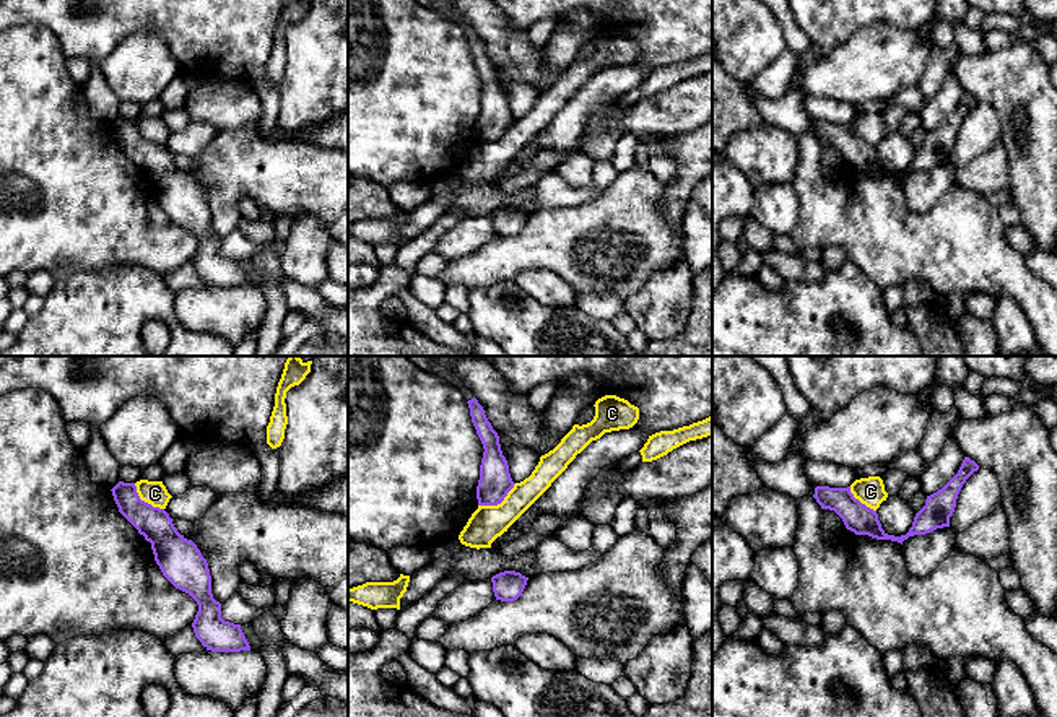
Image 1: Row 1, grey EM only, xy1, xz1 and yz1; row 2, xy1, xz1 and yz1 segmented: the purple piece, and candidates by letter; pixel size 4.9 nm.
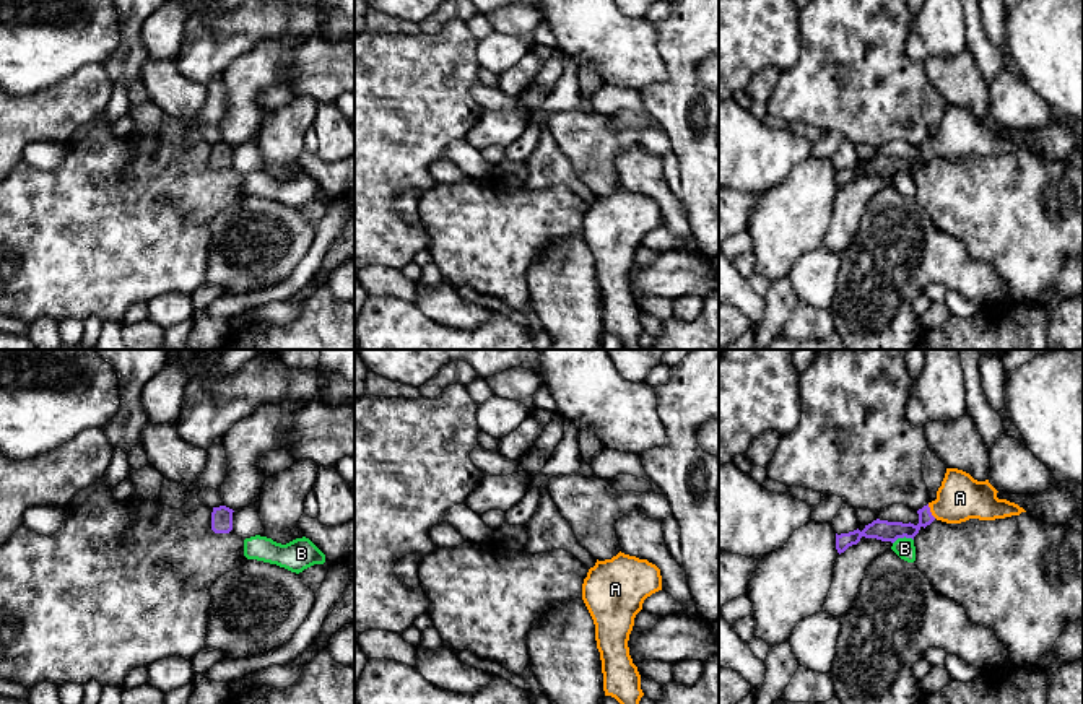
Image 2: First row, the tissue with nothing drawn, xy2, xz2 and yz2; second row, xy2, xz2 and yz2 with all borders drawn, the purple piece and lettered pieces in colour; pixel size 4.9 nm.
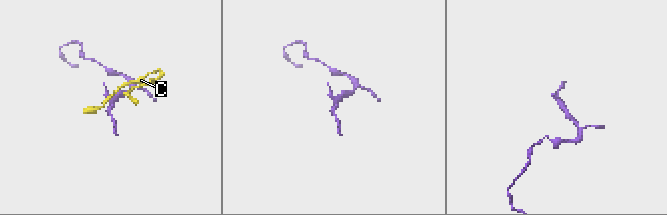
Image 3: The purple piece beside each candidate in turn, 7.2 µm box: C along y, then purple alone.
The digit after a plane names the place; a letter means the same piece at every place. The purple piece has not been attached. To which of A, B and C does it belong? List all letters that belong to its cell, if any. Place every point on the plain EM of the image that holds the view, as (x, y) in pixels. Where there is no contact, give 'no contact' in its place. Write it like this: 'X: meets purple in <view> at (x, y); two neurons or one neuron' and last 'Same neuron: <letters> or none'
A: meets purple in yz2 at (929, 147); one neuron
B: meets purple in yz2 at (903, 173); two neurons
C: meets purple in xz1 at (498, 139); two neurons
Same neuron: A

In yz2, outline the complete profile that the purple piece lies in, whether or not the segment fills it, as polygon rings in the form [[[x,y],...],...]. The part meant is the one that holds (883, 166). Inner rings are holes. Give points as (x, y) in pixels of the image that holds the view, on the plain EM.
[[[946,104],[945,114],[942,117],[942,122],[937,127],[937,135],[924,141],[917,146],[919,150],[919,159],[902,159],[902,158],[888,158],[888,156],[873,156],[872,159],[865,161],[865,164],[860,167],[859,164],[849,169],[836,169],[836,185],[837,189],[844,189],[849,182],[857,180],[862,172],[865,174],[876,174],[881,177],[891,177],[894,179],[898,174],[912,174],[919,169],[919,166],[927,161],[930,161],[935,154],[946,158],[946,159],[961,159],[969,154],[979,154],[979,156],[995,156],[995,154],[1005,154],[1011,151],[1020,151],[1021,148],[1026,148],[1023,143],[1020,143],[1015,138],[1010,138],[1007,135],[997,133],[997,125],[985,117],[974,115],[969,109],[958,106],[958,104]]]

